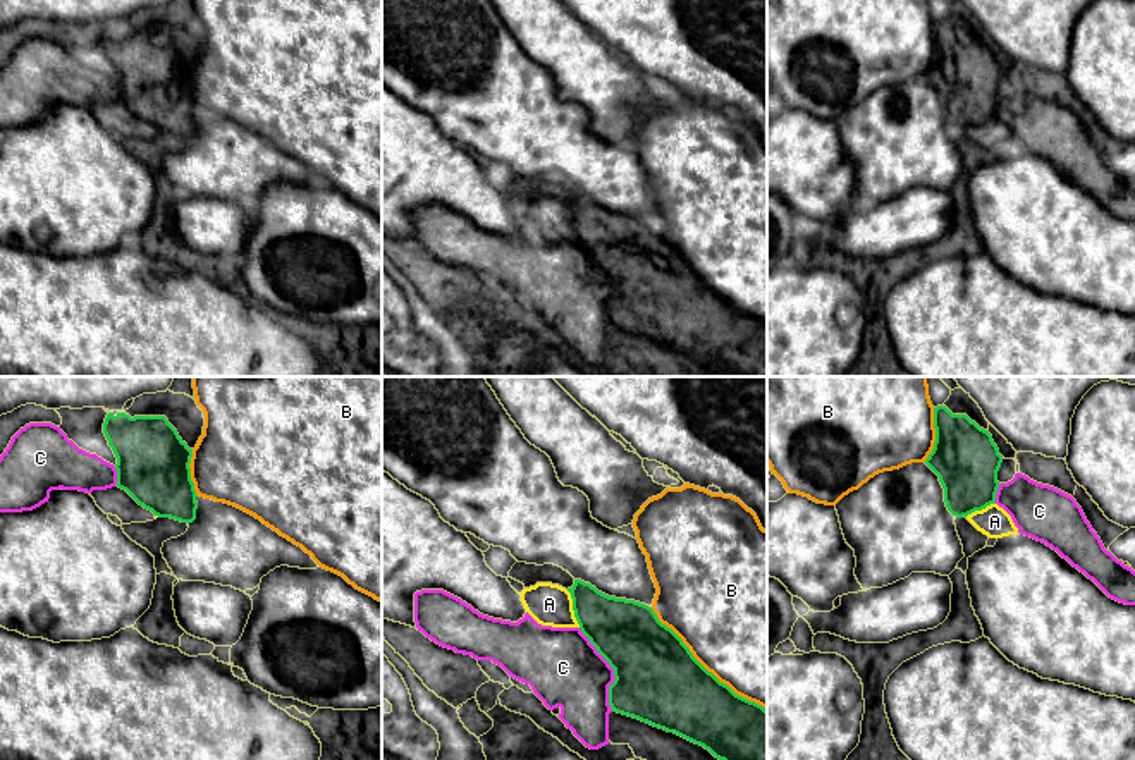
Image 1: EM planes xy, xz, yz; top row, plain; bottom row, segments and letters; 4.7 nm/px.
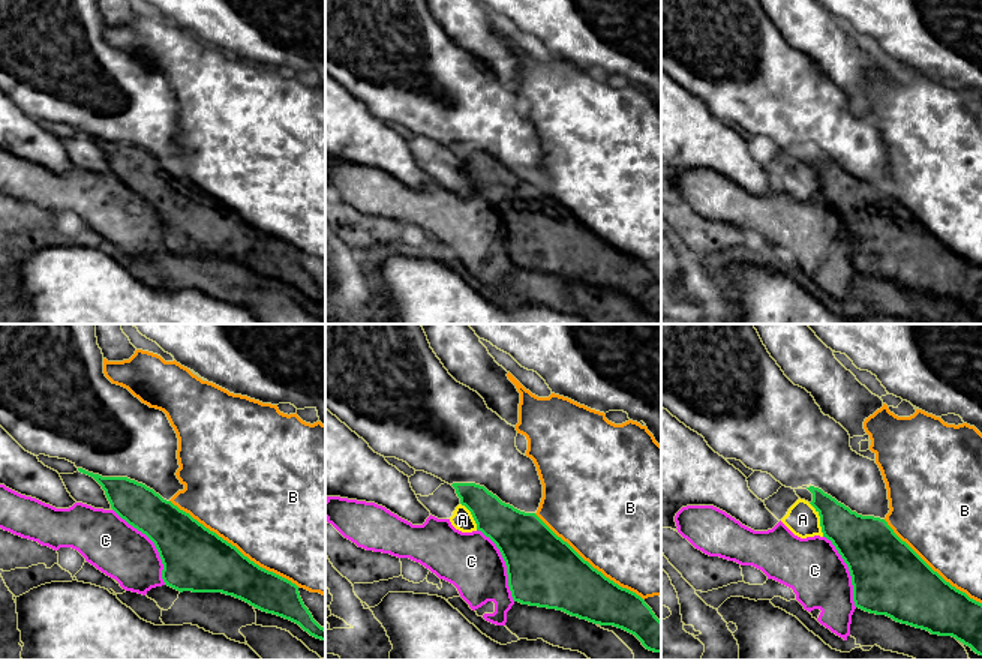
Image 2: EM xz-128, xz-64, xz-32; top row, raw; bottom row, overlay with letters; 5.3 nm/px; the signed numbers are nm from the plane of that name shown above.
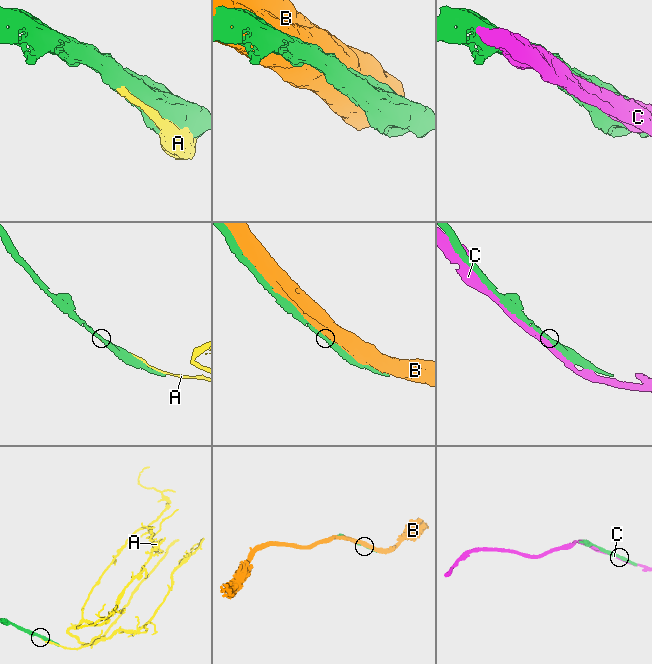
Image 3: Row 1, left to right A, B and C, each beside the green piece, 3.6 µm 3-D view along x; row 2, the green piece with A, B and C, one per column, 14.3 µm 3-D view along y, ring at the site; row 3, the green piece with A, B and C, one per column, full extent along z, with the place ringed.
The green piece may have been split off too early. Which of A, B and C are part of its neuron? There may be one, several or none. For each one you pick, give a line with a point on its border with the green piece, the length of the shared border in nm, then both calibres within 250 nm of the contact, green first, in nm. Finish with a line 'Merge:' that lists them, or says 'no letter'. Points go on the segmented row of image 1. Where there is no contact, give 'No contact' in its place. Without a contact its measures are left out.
Merge: no letter

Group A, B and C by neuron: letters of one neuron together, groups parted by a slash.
A / B / C

